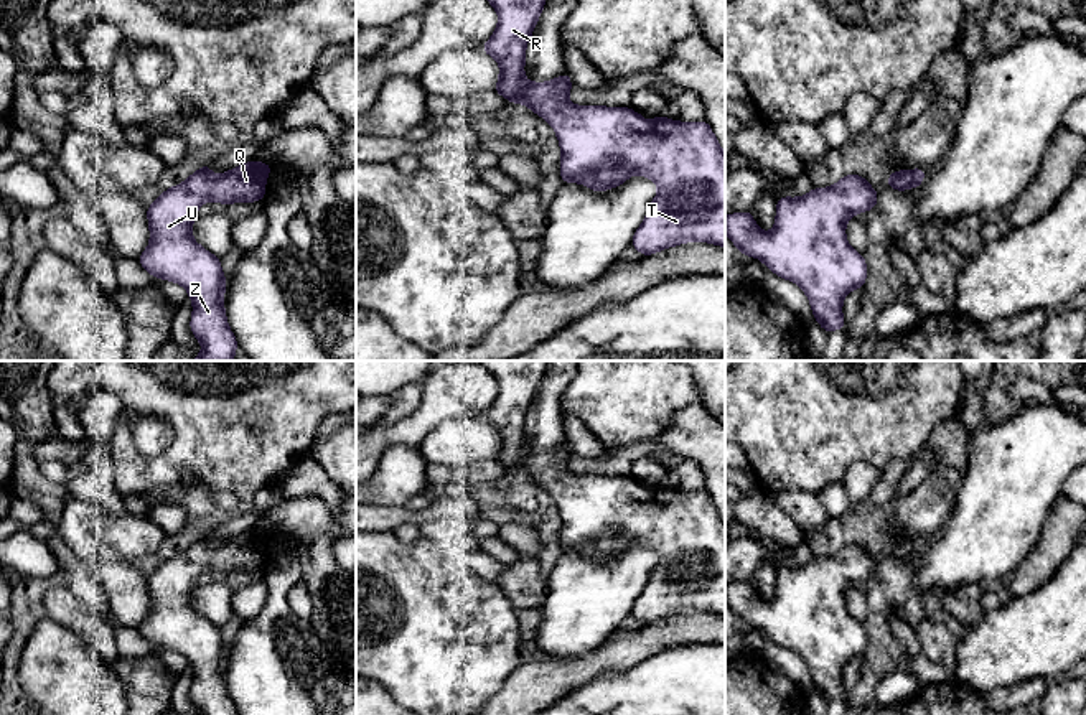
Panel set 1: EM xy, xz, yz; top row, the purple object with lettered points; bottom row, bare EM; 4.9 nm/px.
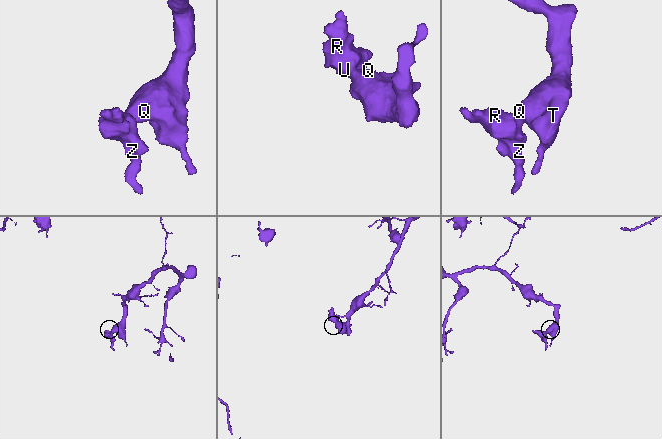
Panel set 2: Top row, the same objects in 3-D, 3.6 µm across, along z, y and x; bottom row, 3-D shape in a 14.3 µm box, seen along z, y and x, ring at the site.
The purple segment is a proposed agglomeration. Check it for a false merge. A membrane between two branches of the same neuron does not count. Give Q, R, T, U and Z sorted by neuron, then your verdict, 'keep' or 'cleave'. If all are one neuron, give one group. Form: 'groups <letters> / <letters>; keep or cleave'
groups Q R T U Z; keep

